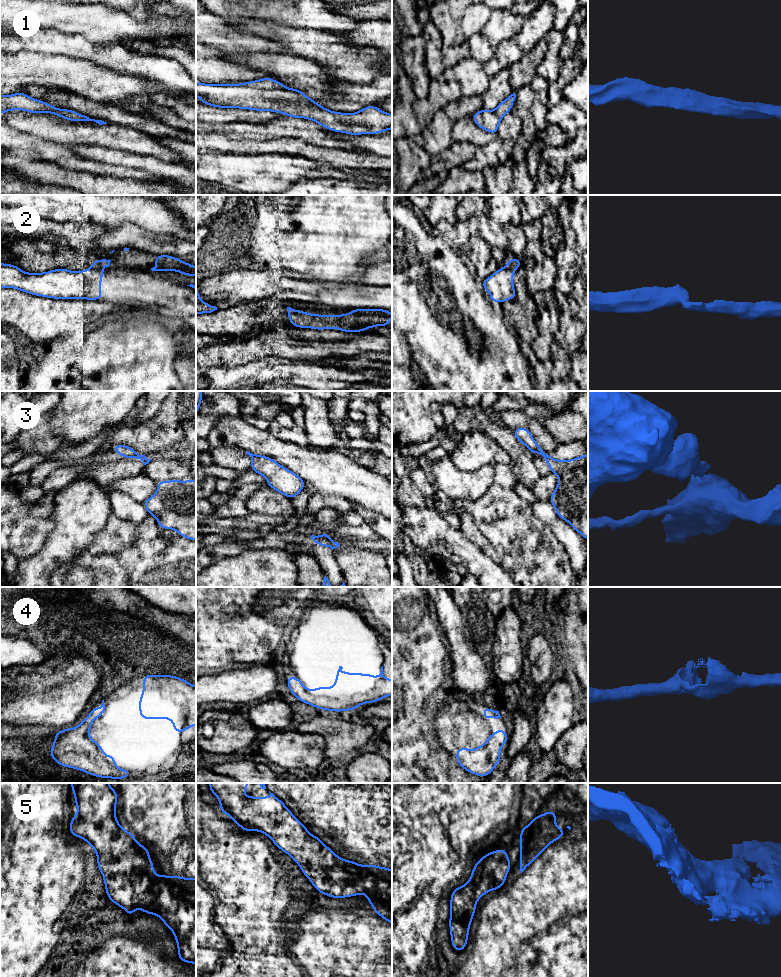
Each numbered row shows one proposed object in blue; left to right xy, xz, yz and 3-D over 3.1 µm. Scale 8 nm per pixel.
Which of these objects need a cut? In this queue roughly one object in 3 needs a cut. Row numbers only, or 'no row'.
2, 3

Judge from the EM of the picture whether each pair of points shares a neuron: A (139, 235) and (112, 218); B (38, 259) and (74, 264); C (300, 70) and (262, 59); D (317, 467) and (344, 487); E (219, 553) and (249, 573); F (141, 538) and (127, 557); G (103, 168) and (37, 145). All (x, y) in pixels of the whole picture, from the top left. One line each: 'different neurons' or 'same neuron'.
A: different neurons
B: same neuron
C: same neuron
D: same neuron
E: different neurons
F: same neuron
G: same neuron

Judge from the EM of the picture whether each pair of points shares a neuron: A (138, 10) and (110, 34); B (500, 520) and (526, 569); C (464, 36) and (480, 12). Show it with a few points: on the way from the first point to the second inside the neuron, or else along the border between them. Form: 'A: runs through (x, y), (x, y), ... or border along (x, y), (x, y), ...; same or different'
A: border along (120, 10), (137, 21), (154, 16); different
B: runs through (512, 532), (526, 546), (526, 557); same
C: runs through (466, 30), (475, 18); same

